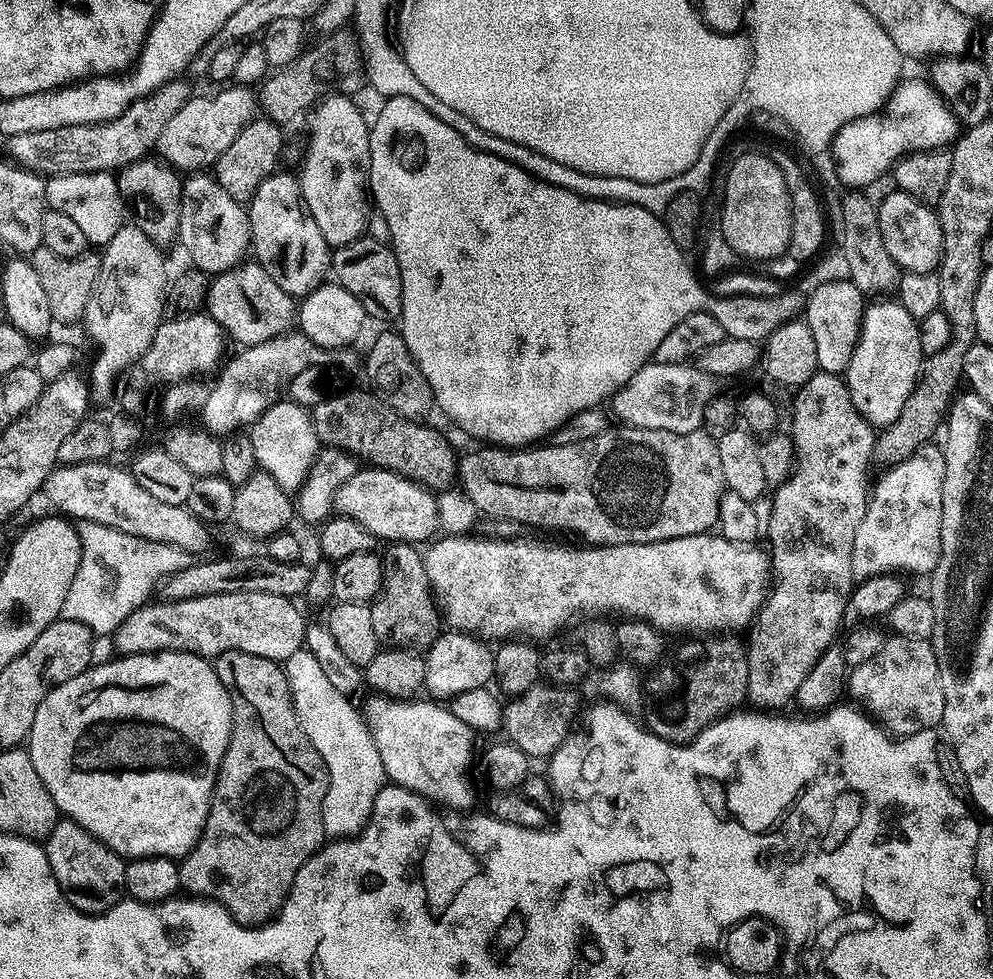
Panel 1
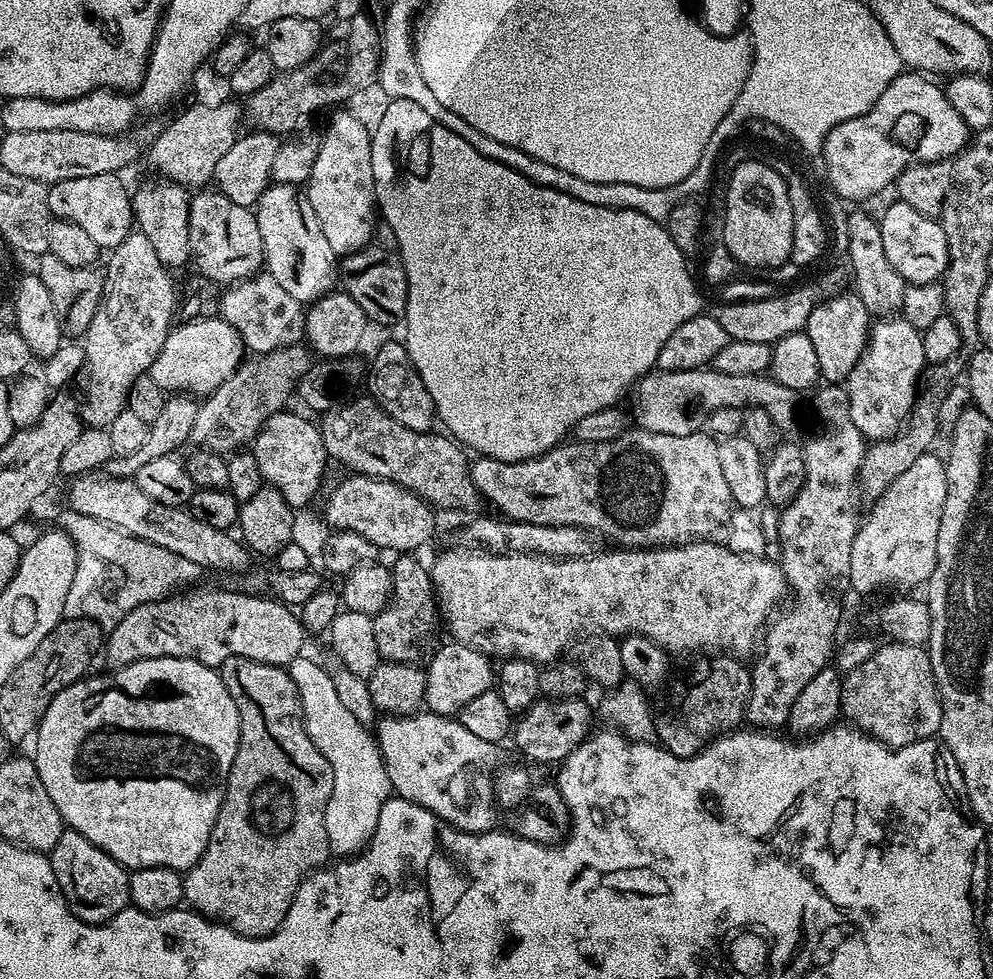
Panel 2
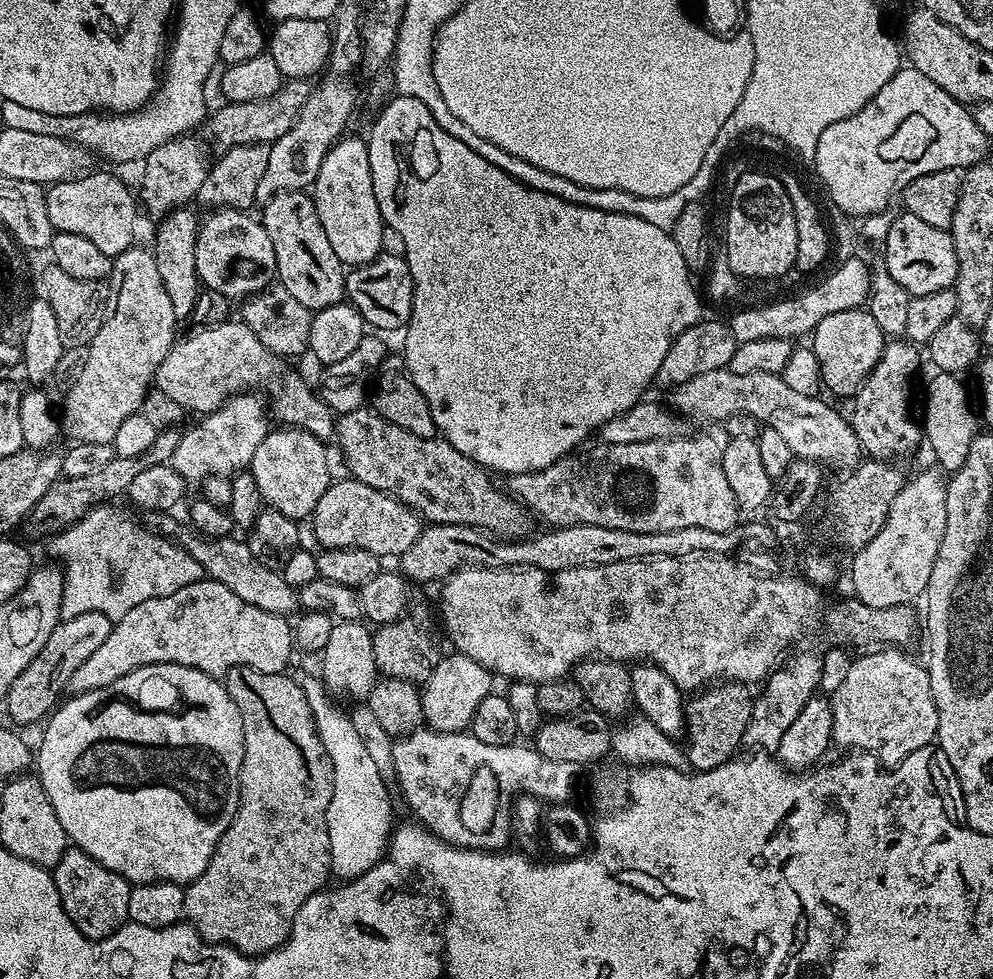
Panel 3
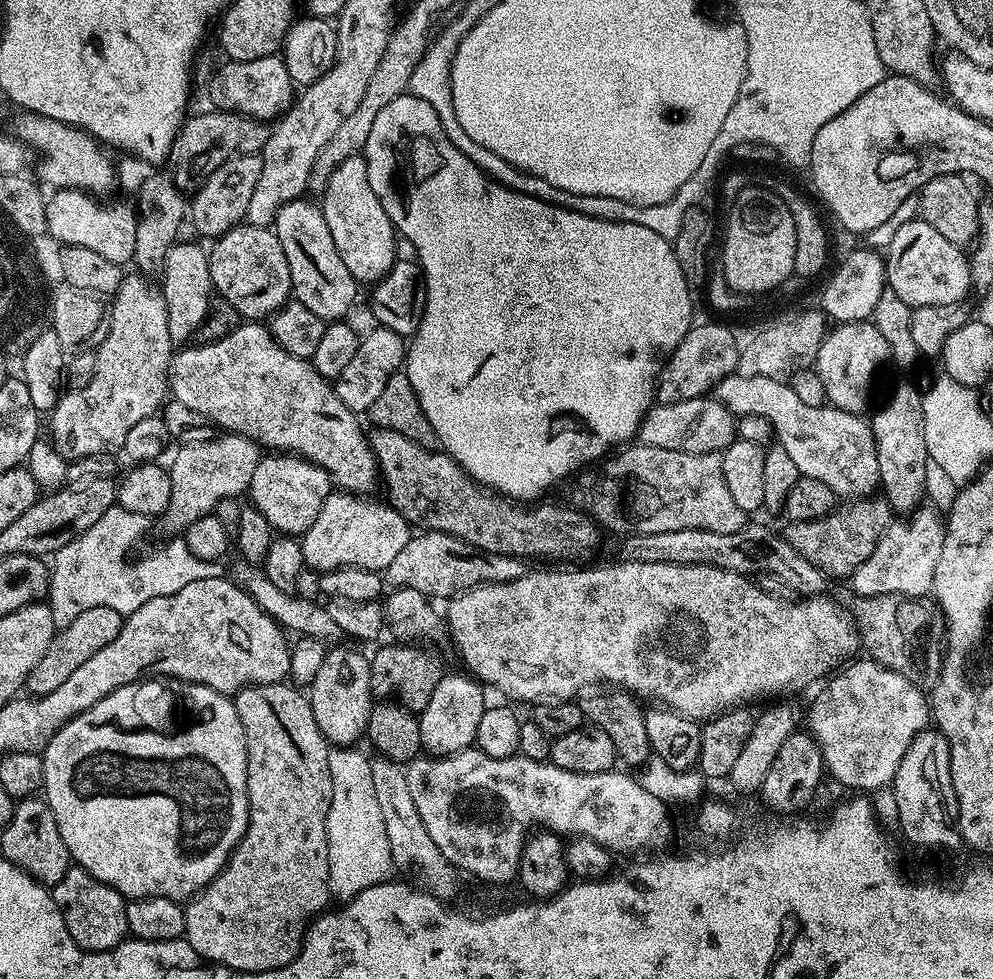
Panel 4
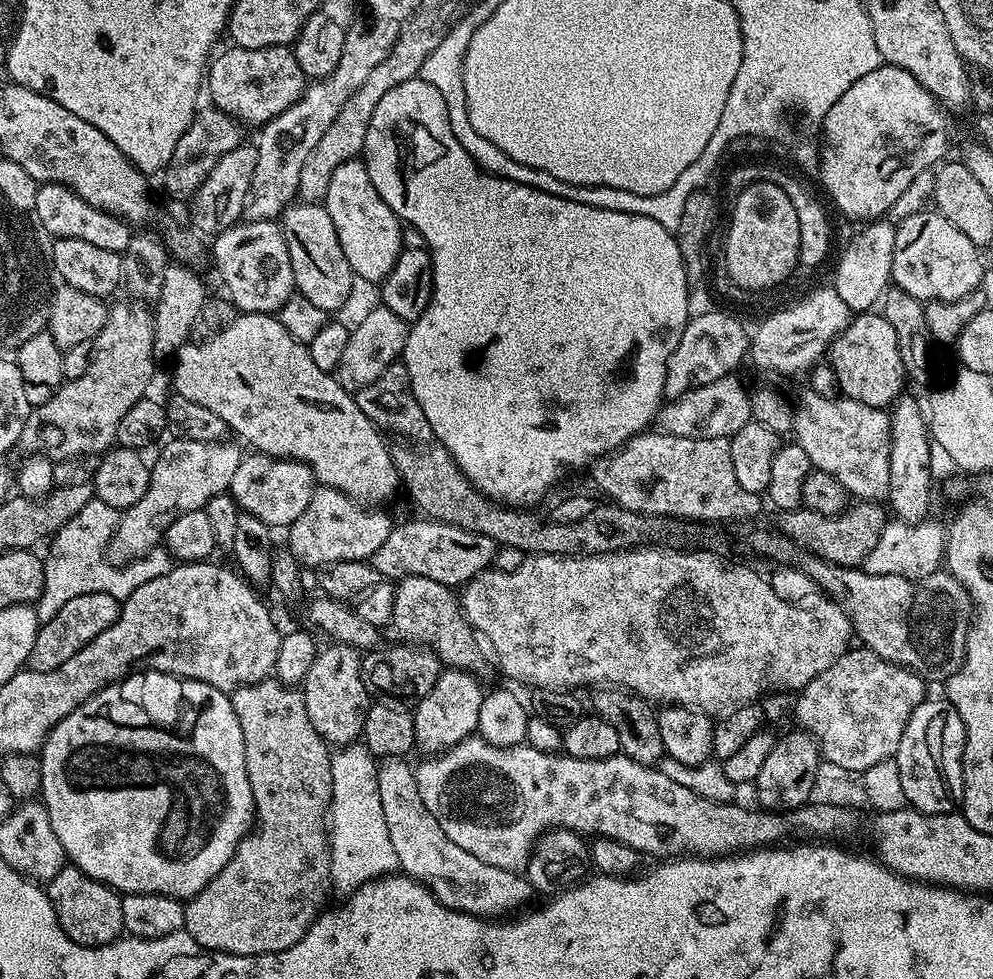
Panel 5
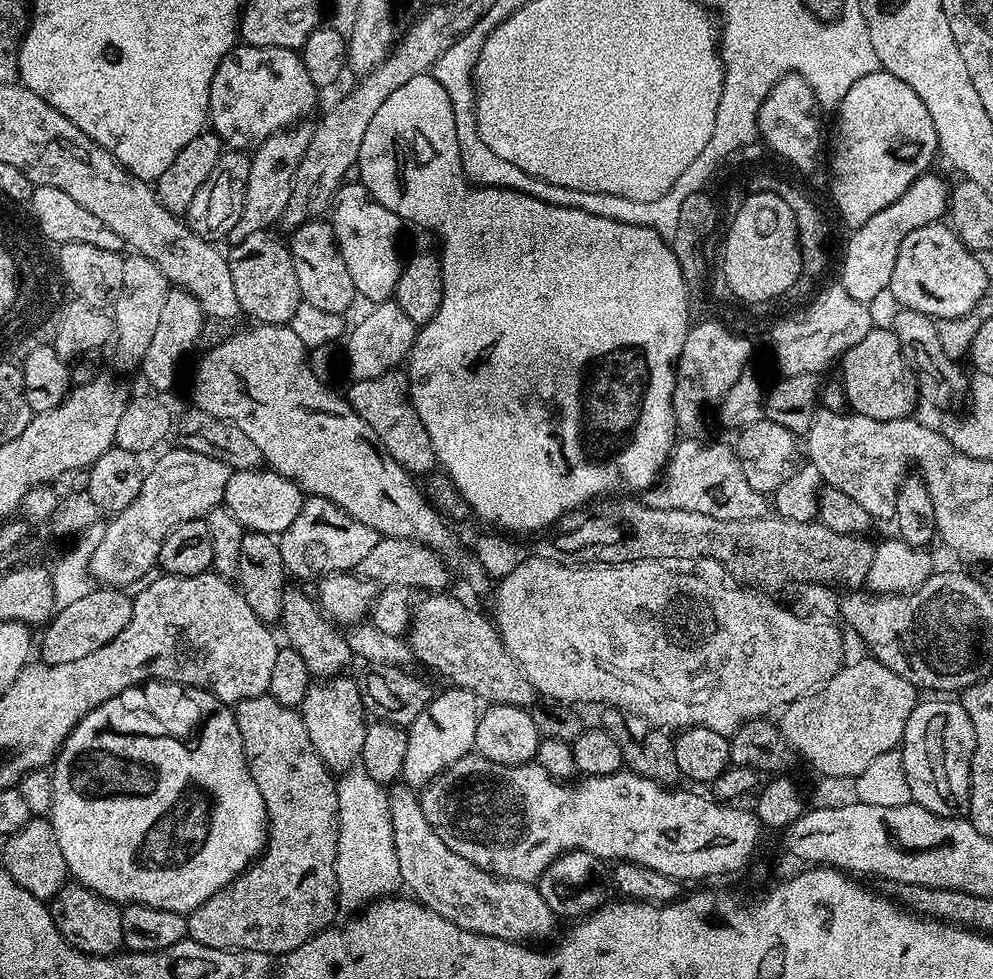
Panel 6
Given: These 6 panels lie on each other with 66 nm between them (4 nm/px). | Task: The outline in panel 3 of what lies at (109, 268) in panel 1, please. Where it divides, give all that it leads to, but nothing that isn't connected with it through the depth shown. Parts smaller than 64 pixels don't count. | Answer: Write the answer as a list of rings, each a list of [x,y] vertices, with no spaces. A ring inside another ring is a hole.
[[[133,246],[114,257],[110,277],[112,297],[109,300],[107,297],[102,319],[87,341],[84,365],[74,386],[63,393],[62,432],[63,435],[65,432],[69,436],[69,441],[76,442],[86,438],[90,442],[112,444],[118,426],[121,426],[130,415],[139,413],[145,407],[158,366],[177,339],[178,331],[176,332],[175,324],[178,324],[178,318],[174,314],[174,306],[170,306],[170,294],[166,294],[166,286],[162,286],[162,274],[158,274],[158,262],[149,249],[147,252],[140,247]]]

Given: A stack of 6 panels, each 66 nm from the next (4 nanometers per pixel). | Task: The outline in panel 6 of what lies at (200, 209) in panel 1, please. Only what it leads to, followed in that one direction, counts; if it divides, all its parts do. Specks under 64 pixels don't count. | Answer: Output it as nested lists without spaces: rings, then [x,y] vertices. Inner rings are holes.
[[[267,231],[249,232],[227,253],[230,278],[234,280],[234,294],[238,294],[238,302],[243,315],[253,316],[253,321],[262,324],[288,324],[294,310],[302,302],[298,278],[294,274],[292,253],[287,243],[279,244],[268,237]]]

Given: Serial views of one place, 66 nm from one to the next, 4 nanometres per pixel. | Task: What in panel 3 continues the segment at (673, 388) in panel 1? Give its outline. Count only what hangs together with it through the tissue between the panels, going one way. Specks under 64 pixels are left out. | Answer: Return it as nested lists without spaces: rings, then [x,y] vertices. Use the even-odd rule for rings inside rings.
[[[729,368],[710,370],[710,374],[698,374],[698,378],[671,389],[670,396],[671,407],[684,418],[697,416],[700,420],[724,422],[729,416],[736,414],[753,415],[769,428],[780,428],[779,432],[784,432],[788,440],[796,440],[800,458],[810,460],[816,456],[816,448],[812,448],[816,432],[828,432],[828,424],[840,424],[840,420],[828,420],[828,416],[832,416],[831,403],[823,404],[816,396],[790,390],[784,379],[774,372],[734,374]]]

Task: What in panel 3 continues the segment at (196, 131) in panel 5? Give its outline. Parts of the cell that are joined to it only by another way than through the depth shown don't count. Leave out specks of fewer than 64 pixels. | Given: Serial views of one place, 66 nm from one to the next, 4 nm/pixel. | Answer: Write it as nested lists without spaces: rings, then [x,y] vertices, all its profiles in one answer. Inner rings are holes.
[[[287,79],[274,94],[264,100],[246,103],[225,103],[224,107],[216,109],[207,117],[204,124],[205,139],[214,143],[217,151],[227,151],[234,145],[267,144],[290,130],[297,120],[306,98],[309,97],[312,86],[309,81]]]

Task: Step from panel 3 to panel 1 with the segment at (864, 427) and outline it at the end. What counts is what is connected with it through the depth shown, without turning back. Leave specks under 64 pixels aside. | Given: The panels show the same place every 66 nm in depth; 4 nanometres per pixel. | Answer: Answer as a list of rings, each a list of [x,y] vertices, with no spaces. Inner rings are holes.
[[[876,298],[876,300],[867,305],[862,314],[862,324],[860,326],[860,337],[858,342],[854,346],[854,354],[850,358],[848,363],[848,368],[842,373],[842,379],[845,384],[848,385],[850,390],[850,398],[854,402],[854,406],[858,406],[858,414],[862,414],[862,418],[866,418],[866,422],[872,425],[873,428],[877,430],[883,430],[888,427],[888,425],[893,424],[898,418],[898,414],[902,414],[902,406],[906,406],[906,398],[910,398],[910,394],[914,390],[916,385],[916,380],[920,377],[920,367],[924,365],[924,351],[922,350],[922,342],[918,342],[918,334],[920,333],[920,325],[915,318],[910,314],[906,314],[906,310],[901,306],[900,301],[895,298],[889,298],[889,300],[880,300],[884,298]]]

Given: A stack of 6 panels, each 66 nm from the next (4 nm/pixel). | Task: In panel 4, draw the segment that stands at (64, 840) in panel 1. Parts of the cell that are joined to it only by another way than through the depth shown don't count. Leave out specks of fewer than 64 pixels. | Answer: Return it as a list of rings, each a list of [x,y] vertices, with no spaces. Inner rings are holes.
[[[69,866],[60,880],[51,885],[50,891],[62,914],[62,922],[66,922],[66,930],[70,930],[70,938],[74,938],[78,946],[89,952],[103,952],[129,935],[126,897],[118,889],[94,878],[94,874],[90,874],[85,868]]]

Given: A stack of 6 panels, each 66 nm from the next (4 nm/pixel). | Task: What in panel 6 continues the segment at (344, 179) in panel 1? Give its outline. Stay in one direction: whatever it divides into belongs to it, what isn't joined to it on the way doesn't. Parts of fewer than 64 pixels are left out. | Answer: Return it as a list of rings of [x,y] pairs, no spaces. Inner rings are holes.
[[[341,183],[332,198],[330,207],[332,233],[336,235],[336,245],[339,246],[342,258],[346,262],[346,270],[350,270],[350,282],[354,282],[357,293],[372,300],[371,302],[383,302],[395,293],[396,283],[400,277],[402,220],[390,210],[386,210],[386,206],[377,202],[365,190],[363,184],[348,183]]]

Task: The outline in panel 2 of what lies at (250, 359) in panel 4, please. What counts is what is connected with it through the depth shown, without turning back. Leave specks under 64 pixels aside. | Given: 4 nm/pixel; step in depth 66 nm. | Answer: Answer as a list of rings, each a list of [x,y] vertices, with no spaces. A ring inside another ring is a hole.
[[[192,318],[188,324],[177,323],[162,342],[158,358],[148,367],[147,375],[165,394],[191,394],[196,398],[207,398],[216,392],[230,374],[245,359],[246,349],[238,330],[223,318]]]

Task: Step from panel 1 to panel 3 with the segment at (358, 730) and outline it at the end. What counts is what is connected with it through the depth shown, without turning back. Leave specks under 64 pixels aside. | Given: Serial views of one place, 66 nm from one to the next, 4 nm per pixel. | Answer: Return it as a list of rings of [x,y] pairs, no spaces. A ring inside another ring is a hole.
[[[319,675],[304,676],[299,677],[298,683],[302,694],[306,694],[306,702],[312,711],[312,720],[316,723],[318,738],[332,763],[334,790],[330,798],[330,806],[326,810],[326,826],[330,834],[330,854],[332,855],[332,876],[339,878],[341,881],[353,880],[362,874],[366,874],[366,870],[370,870],[379,860],[384,859],[384,853],[388,847],[388,838],[394,827],[392,800],[388,797],[390,784],[378,772],[378,767],[370,758],[365,743],[362,742],[362,738],[354,730],[350,716],[345,712],[345,709],[342,710],[335,704],[337,701],[324,687],[323,679]]]

